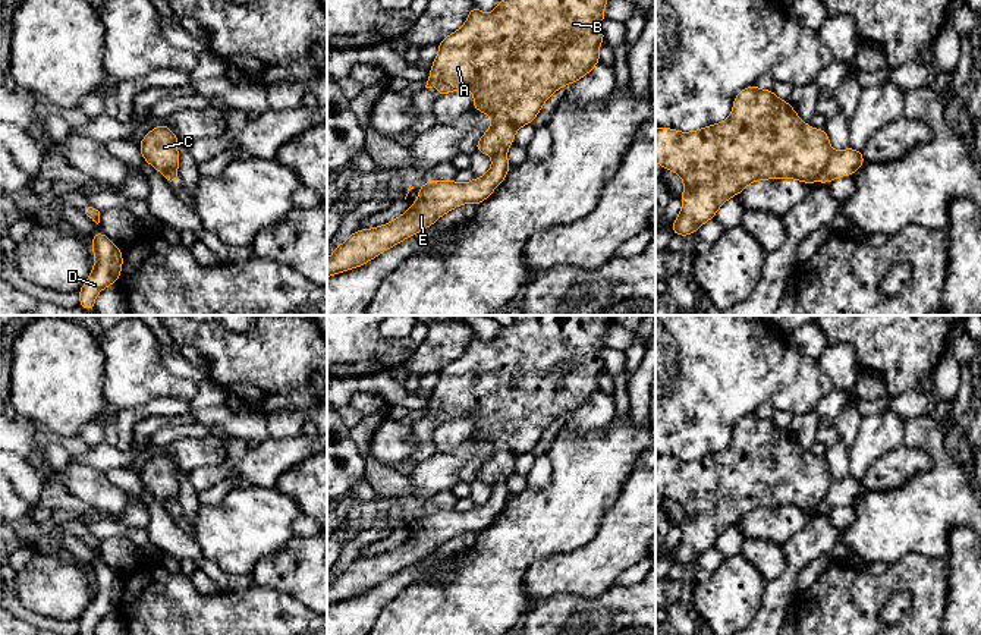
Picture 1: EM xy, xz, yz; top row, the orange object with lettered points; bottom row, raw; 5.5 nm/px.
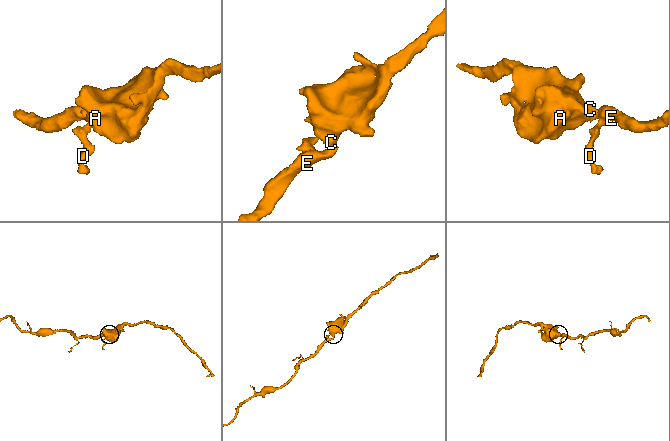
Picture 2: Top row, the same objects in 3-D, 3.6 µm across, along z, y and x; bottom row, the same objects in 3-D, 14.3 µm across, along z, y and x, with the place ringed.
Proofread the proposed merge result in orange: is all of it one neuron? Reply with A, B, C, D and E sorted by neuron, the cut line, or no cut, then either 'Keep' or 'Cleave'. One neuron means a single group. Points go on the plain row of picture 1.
Groups: A B C / D E. Split along yz (833, 480), (818, 508). Cleave

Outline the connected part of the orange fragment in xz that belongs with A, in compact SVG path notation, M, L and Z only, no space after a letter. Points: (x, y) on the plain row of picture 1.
M513 315L512 324L501 327L491 342L482 342L474 333L463 355L438 371L425 416L437 412L437 425L469 416L472 436L491 444L491 455L478 468L475 480L490 485L506 482L516 459L532 452L559 416L578 411L600 392L598 377L606 368L600 352L606 348L604 334L611 321L613 315Z

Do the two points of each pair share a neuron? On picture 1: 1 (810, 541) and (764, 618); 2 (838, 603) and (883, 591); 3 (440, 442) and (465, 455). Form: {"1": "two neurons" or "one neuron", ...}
{"1": "one neuron", "2": "one neuron", "3": "two neurons"}

